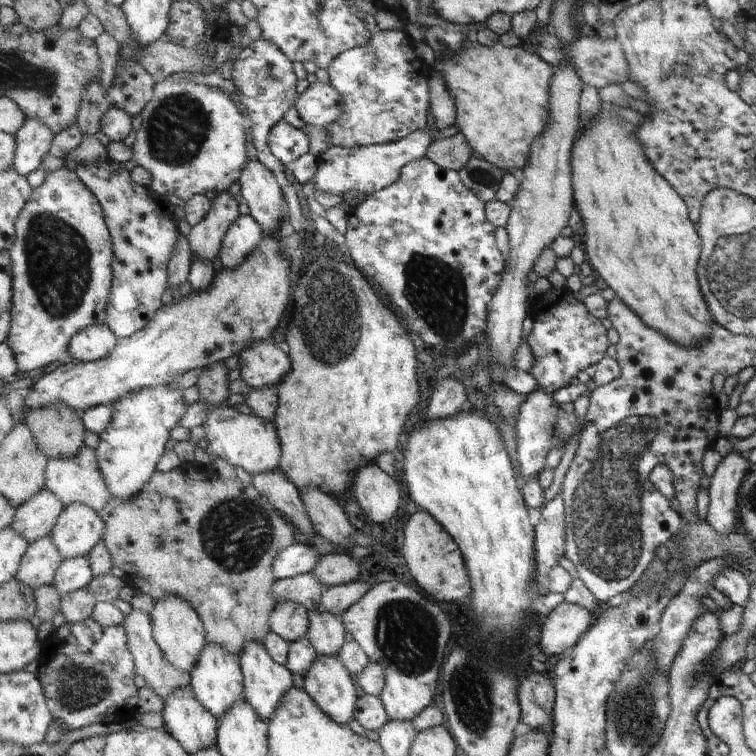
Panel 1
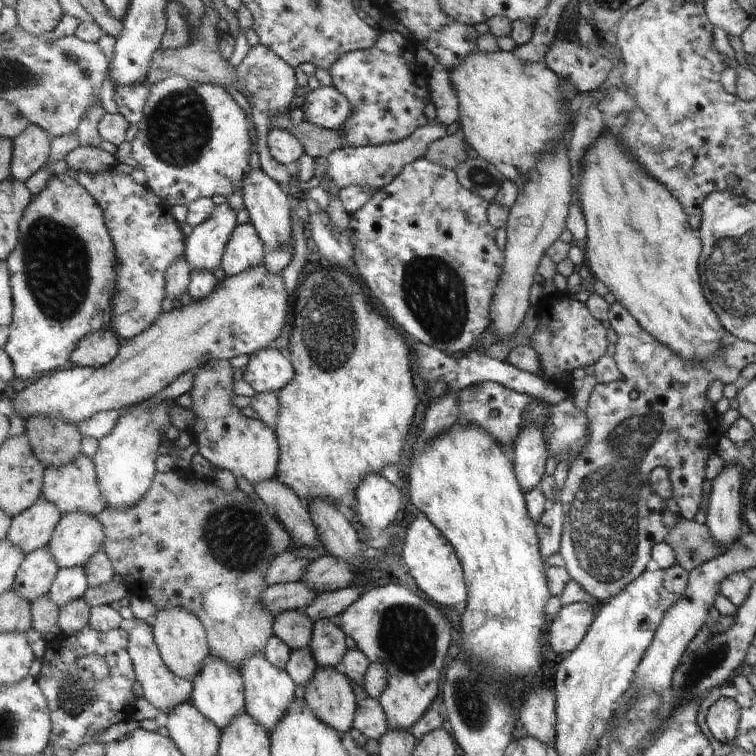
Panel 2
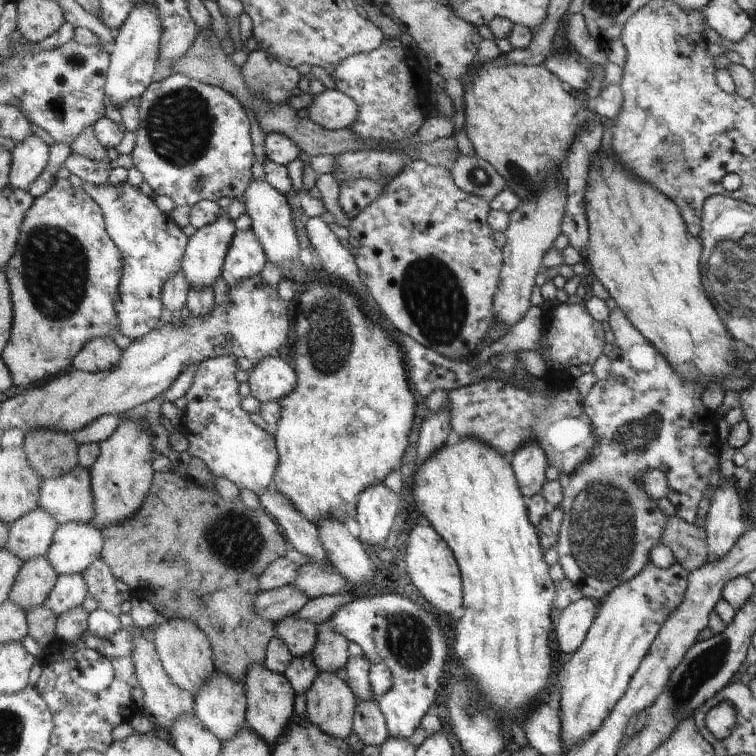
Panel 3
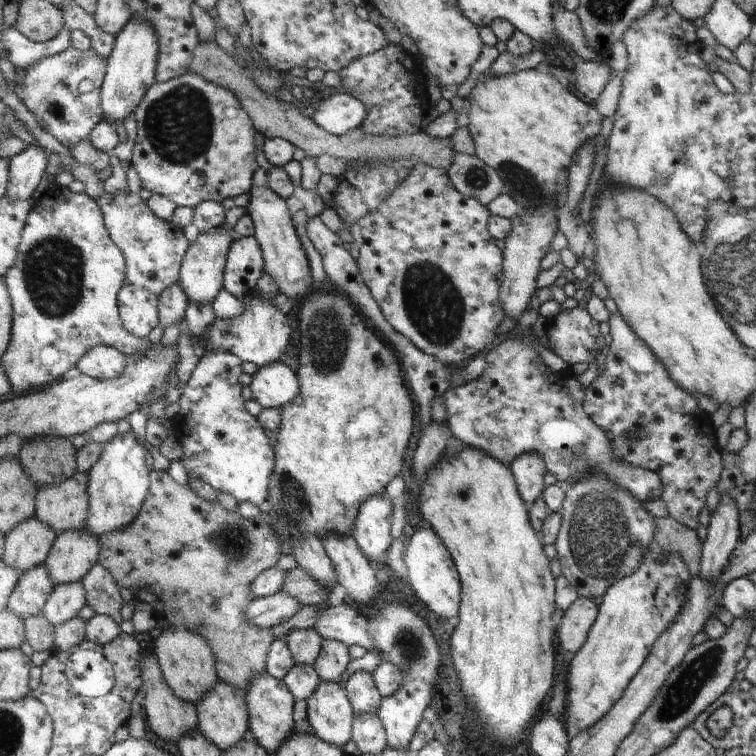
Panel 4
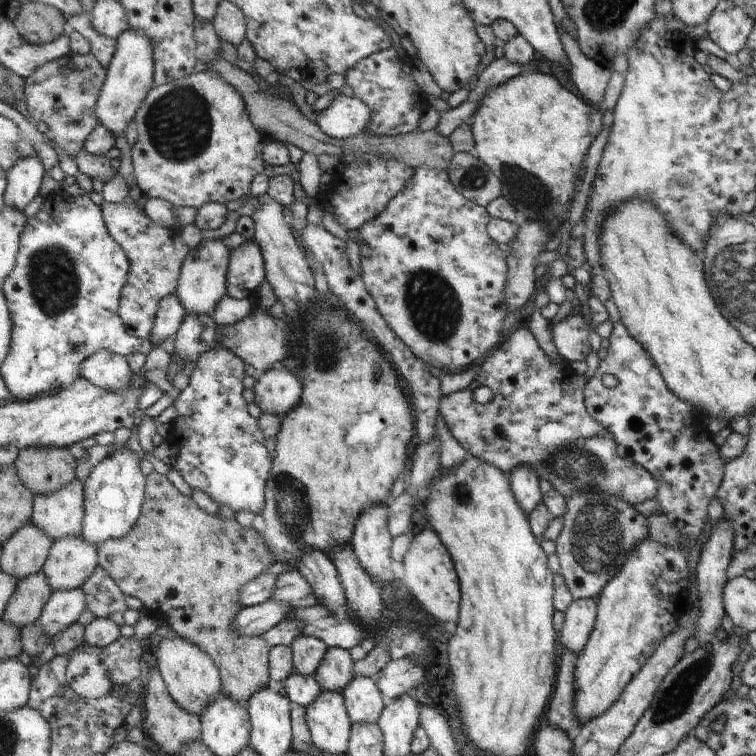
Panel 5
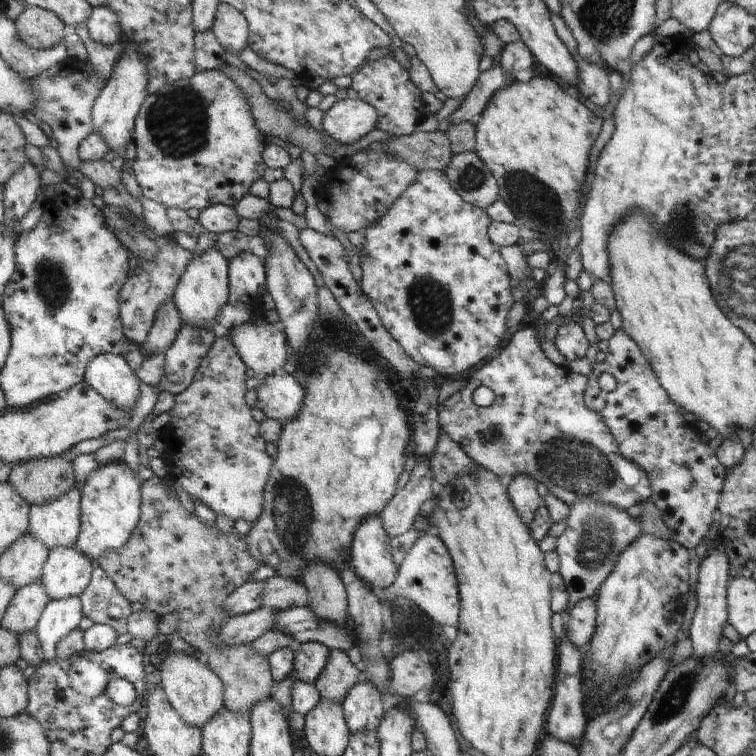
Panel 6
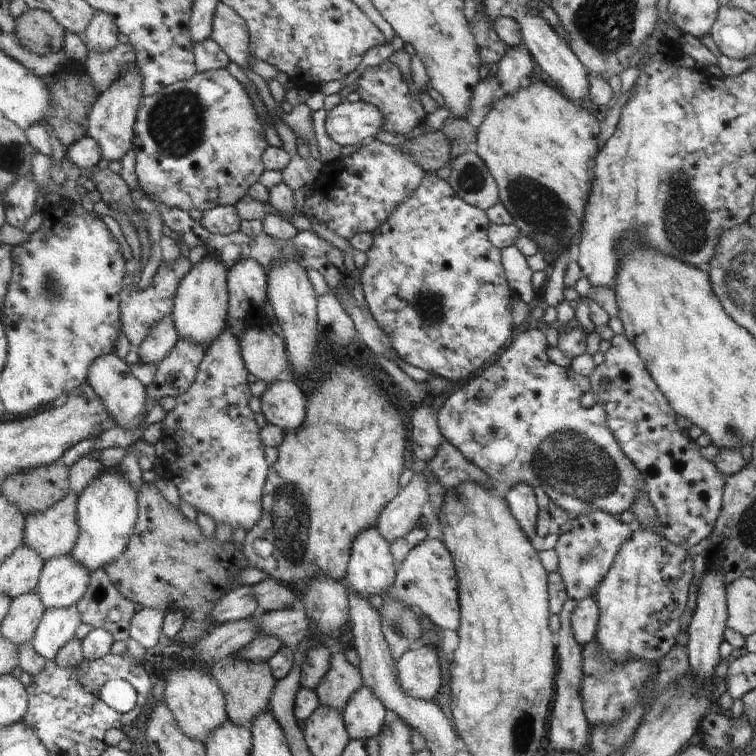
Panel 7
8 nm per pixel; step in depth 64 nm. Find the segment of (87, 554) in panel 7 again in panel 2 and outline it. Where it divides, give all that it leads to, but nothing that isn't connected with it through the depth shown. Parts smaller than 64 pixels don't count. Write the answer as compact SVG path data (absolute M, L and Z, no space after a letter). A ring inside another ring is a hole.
M171 400L141 402L131 408L121 408L121 416L111 434L98 441L98 448L94 456L95 470L99 476L99 488L103 490L103 498L107 500L107 508L123 510L137 506L147 490L154 483L157 468L155 460L159 458L161 438L171 424L166 408L173 404Z

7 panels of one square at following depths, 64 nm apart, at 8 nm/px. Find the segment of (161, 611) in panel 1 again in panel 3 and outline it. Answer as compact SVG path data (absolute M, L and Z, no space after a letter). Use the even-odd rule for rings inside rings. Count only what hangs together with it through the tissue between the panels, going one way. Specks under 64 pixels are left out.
M175 616L171 620L159 618L154 629L154 644L167 674L179 688L187 688L197 694L199 688L205 684L205 680L213 676L216 668L214 649L209 637L193 620L185 620L183 616Z

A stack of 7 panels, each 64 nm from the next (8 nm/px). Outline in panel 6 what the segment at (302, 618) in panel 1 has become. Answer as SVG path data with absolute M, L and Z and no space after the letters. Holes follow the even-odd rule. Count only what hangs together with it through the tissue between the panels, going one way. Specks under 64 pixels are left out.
M309 641L295 645L295 666L297 679L316 682L326 670L331 649L321 642Z

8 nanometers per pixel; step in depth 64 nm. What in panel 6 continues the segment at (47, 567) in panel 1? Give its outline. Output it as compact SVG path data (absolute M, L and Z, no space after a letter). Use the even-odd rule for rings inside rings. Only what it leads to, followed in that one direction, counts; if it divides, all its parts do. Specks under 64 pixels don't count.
M41 580L23 586L21 590L16 591L11 601L2 622L3 628L15 632L19 637L25 632L34 632L49 603L50 596Z

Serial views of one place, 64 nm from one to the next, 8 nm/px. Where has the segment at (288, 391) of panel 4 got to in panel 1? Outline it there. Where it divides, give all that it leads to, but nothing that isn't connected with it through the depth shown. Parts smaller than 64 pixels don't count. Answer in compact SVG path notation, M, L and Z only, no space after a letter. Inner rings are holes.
M272 339L257 340L238 358L240 377L252 388L278 386L291 370L291 358Z

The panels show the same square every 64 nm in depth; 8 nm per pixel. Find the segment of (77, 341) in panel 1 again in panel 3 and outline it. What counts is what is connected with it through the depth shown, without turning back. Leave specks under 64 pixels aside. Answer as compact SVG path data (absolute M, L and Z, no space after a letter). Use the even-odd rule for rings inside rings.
M105 336L85 344L82 352L75 356L73 368L89 372L113 370L119 366L122 358L123 351L117 342Z

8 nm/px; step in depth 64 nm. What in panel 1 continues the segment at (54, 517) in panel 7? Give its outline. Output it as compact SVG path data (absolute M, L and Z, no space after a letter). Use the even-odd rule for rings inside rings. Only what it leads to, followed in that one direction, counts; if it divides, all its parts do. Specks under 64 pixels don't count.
M83 446L75 456L56 457L48 460L46 472L46 483L44 488L49 488L63 500L63 504L87 504L89 508L95 508L95 512L101 512L102 508L113 498L111 486L107 484L107 478L103 476L103 470L99 466L98 453L96 449L89 446Z

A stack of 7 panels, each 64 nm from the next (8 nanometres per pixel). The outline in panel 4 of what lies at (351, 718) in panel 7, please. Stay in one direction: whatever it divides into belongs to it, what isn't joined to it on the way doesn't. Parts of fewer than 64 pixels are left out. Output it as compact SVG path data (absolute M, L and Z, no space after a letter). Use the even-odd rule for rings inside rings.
M357 670L344 683L347 688L347 696L354 705L355 715L375 714L379 712L383 704L383 696L375 686L372 673Z

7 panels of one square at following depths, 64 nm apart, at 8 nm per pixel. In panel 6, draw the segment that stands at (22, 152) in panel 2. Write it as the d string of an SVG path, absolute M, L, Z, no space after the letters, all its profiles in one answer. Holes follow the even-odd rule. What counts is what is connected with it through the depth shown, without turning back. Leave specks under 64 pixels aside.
M29 161L9 179L4 191L7 221L13 220L19 224L19 220L29 214L35 200L41 199L37 195L41 188L40 174L39 168Z

